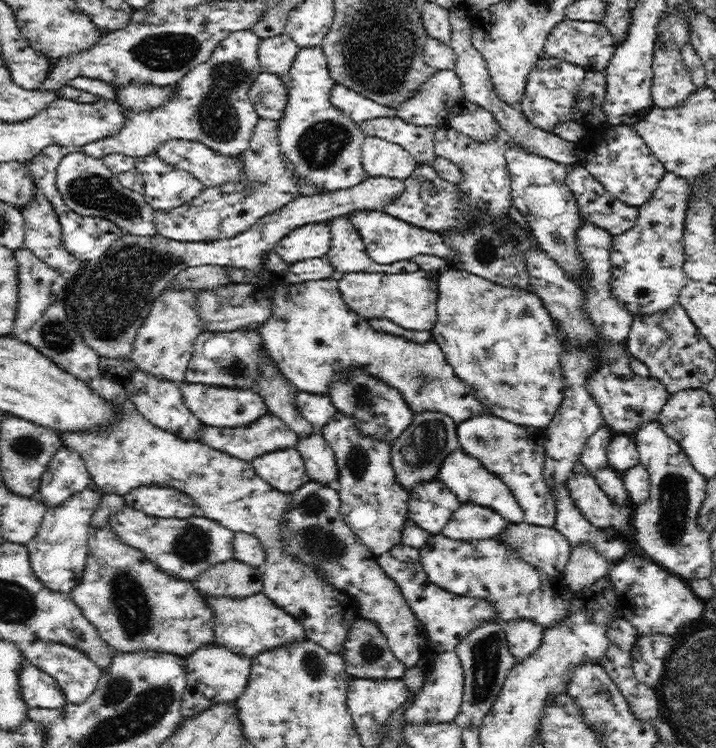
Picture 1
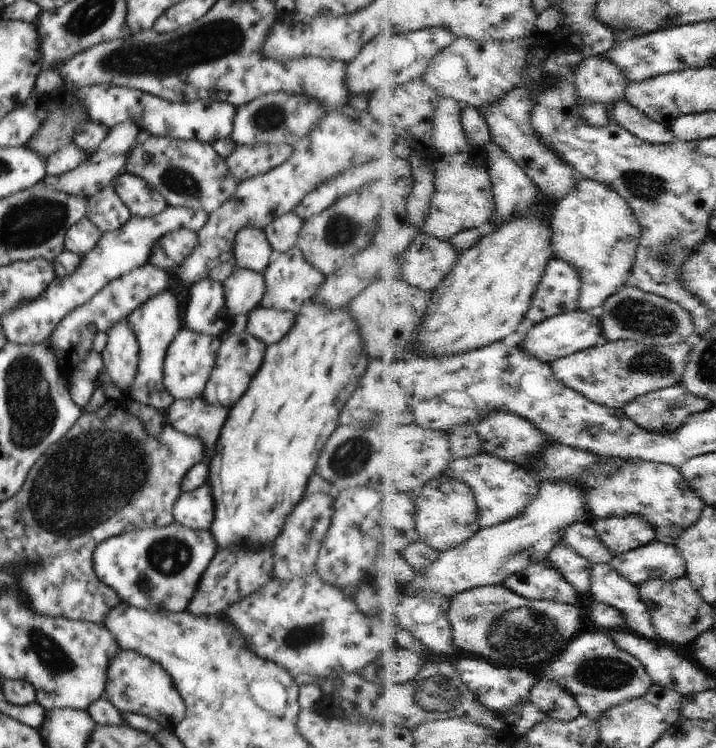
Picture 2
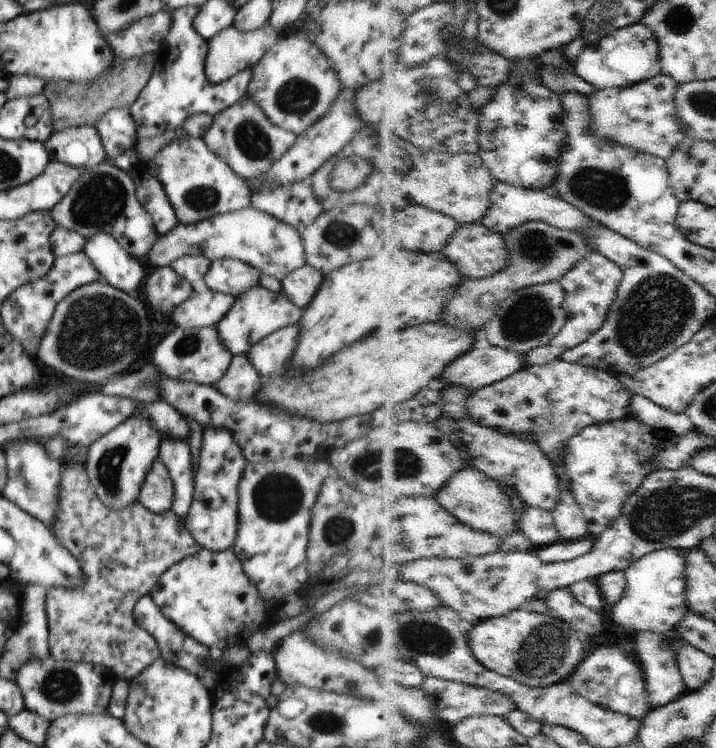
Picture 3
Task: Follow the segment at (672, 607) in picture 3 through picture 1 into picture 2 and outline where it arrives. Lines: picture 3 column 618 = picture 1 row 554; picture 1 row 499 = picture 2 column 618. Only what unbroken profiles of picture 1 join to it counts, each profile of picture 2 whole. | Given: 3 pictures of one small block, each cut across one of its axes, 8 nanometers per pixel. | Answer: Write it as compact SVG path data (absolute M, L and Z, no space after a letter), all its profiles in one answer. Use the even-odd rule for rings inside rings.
M658 539L624 555L615 556L610 564L638 586L658 578L674 582L689 573L688 561L682 549Z

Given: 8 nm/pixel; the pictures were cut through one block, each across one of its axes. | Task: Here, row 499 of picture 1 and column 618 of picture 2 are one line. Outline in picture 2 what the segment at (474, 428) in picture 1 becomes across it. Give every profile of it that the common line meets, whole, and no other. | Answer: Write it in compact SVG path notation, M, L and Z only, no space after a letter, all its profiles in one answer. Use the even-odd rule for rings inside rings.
M640 514L593 519L592 524L616 557L658 539L658 530L650 524L648 518L644 518Z

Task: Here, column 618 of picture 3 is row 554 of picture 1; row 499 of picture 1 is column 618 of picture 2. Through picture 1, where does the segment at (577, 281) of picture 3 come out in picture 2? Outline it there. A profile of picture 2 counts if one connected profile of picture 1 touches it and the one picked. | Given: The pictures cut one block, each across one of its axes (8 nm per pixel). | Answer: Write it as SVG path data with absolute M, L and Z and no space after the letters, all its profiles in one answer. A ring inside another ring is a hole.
M585 180L566 200L559 202L549 221L554 228L554 256L576 266L584 280L580 309L588 312L604 307L633 279L634 265L644 236L642 223L630 202L608 184Z

